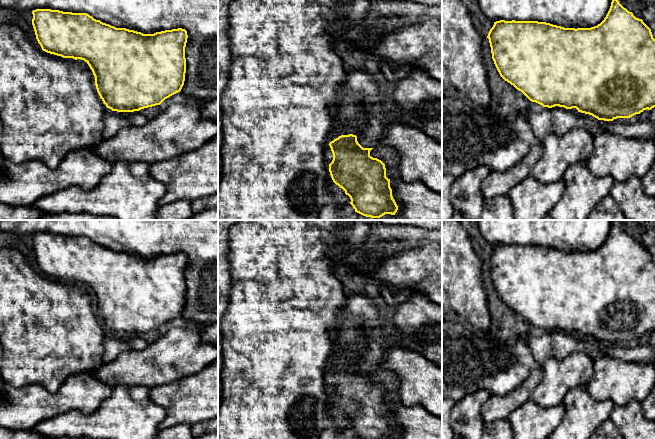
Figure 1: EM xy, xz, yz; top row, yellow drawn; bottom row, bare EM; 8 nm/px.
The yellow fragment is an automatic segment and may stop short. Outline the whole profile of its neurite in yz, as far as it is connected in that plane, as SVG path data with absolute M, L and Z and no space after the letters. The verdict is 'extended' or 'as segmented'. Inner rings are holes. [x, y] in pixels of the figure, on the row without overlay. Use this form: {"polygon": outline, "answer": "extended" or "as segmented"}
{"polygon": "M616 222L612 224L610 233L604 244L591 252L575 253L538 245L500 244L494 246L487 262L491 271L492 283L500 300L517 314L521 315L530 325L536 326L543 331L552 332L559 330L566 333L576 332L578 336L592 339L598 344L604 345L613 345L617 342L630 342L636 338L640 338L644 334L651 334L655 331L655 263L653 262L651 253L643 244L636 242Z", "answer": "as segmented"}

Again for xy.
{"polygon": "M36 233L32 238L32 249L42 274L63 282L84 284L93 296L100 322L112 335L134 336L160 329L184 309L188 262L185 253L143 258L116 252L87 237Z", "answer": "as segmented"}

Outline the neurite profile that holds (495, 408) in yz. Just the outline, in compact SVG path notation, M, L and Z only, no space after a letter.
M539 366L531 372L525 382L505 396L491 395L481 407L481 415L485 423L507 419L513 411L530 399L533 390L539 385L543 376L544 369Z

